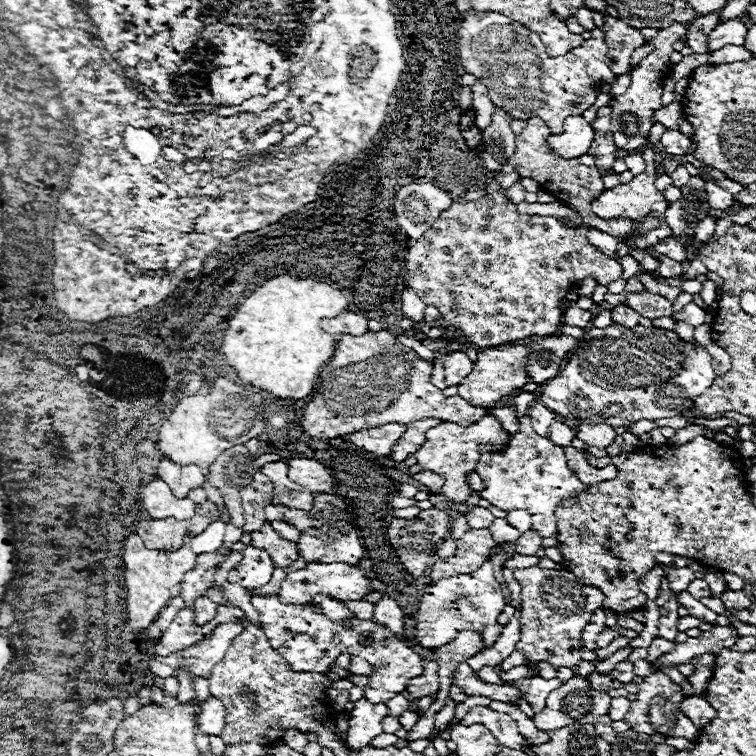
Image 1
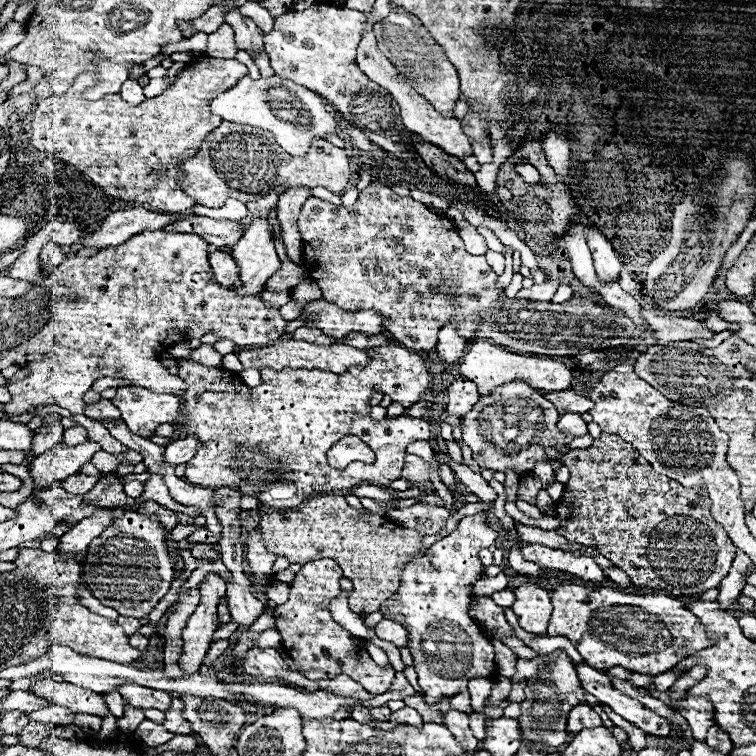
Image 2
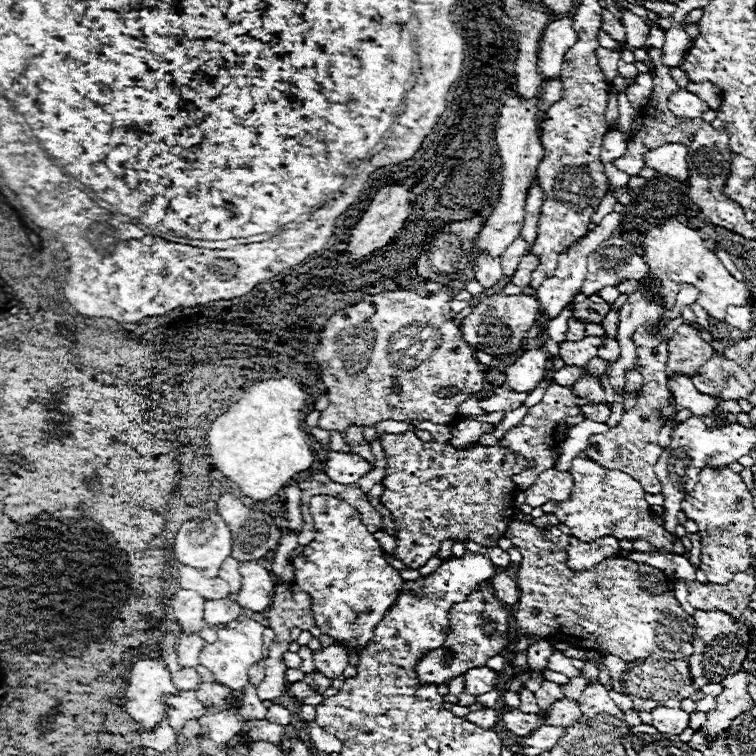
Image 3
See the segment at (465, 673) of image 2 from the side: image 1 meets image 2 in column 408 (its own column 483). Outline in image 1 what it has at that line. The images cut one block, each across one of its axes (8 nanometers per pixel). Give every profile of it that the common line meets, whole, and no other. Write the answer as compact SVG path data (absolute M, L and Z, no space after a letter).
M486 560L474 574L442 578L422 590L420 608L416 612L416 642L424 648L440 648L450 644L458 632L476 630L482 634L482 648L490 648L502 634L504 626L498 624L498 616L502 614L504 606L506 600L500 584L494 580L494 566L490 560Z

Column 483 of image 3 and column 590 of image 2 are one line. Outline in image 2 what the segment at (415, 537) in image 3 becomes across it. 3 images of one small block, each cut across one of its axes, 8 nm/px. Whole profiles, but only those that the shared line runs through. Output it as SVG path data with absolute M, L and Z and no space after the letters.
M602 434L590 448L570 450L562 456L564 466L570 468L570 480L558 500L556 516L560 526L556 534L568 542L594 546L622 568L634 586L666 590L672 596L692 596L718 588L724 574L728 574L734 560L736 546L726 536L724 528L710 516L710 498L702 488L684 488L676 480L658 474L632 444L612 434Z

